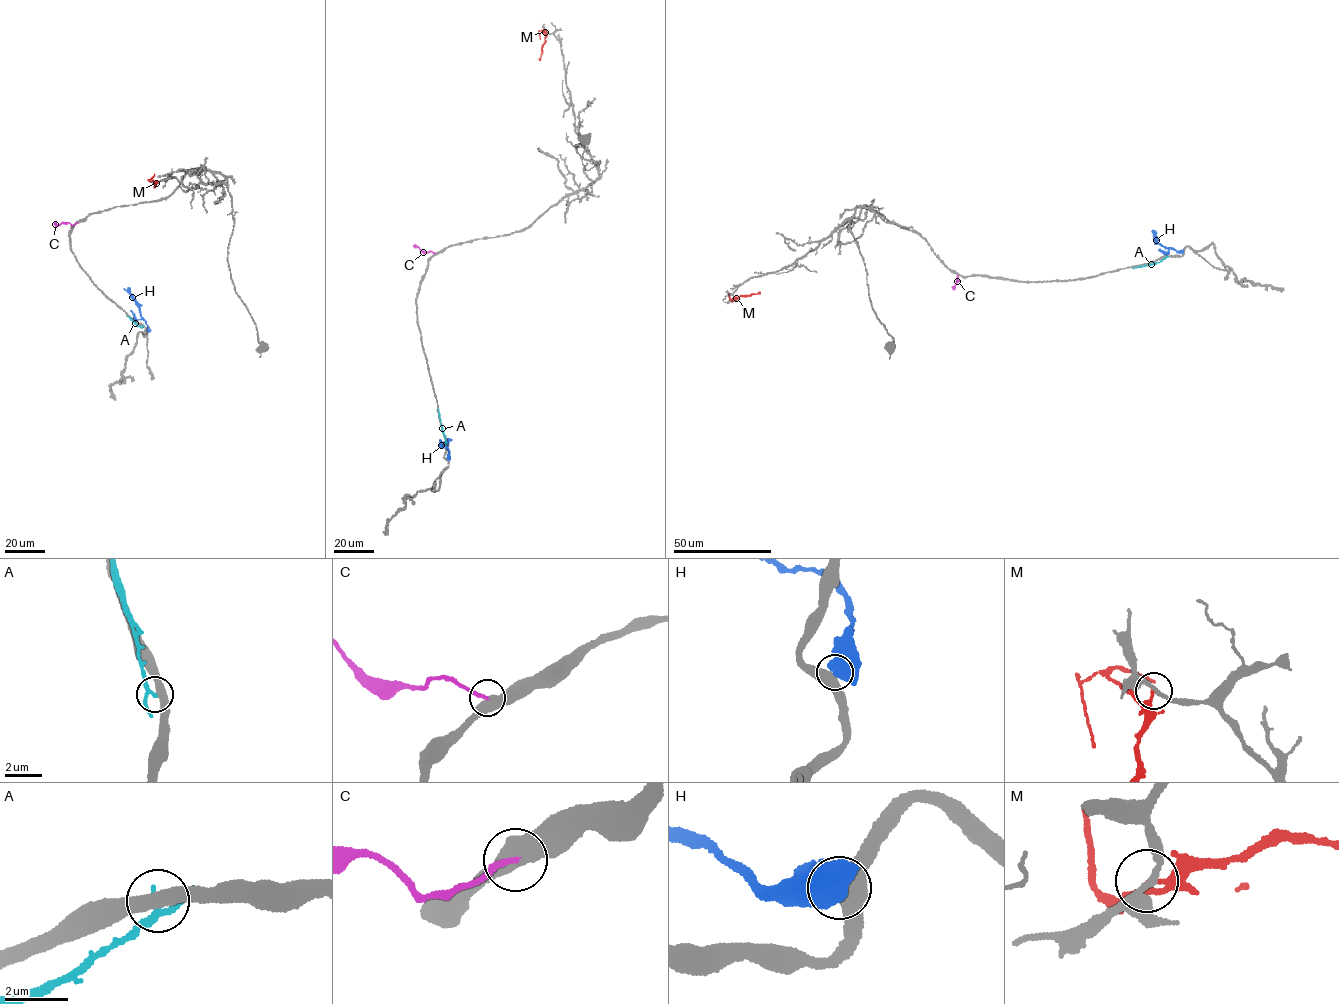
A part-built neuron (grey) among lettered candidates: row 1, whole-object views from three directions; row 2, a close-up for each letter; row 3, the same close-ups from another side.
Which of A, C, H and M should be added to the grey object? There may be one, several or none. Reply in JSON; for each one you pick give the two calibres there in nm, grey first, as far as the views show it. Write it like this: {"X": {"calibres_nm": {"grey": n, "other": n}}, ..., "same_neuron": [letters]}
{"C": {"calibres_nm": {"grey": 400, "other": 190}}, "same_neuron": ["C"]}

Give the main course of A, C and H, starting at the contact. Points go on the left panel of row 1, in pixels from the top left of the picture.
A: (143, 326), (138, 326), (127, 315)
C: (77, 222), (57, 225), (54, 222)
H: (148, 330), (134, 298), (123, 289)

